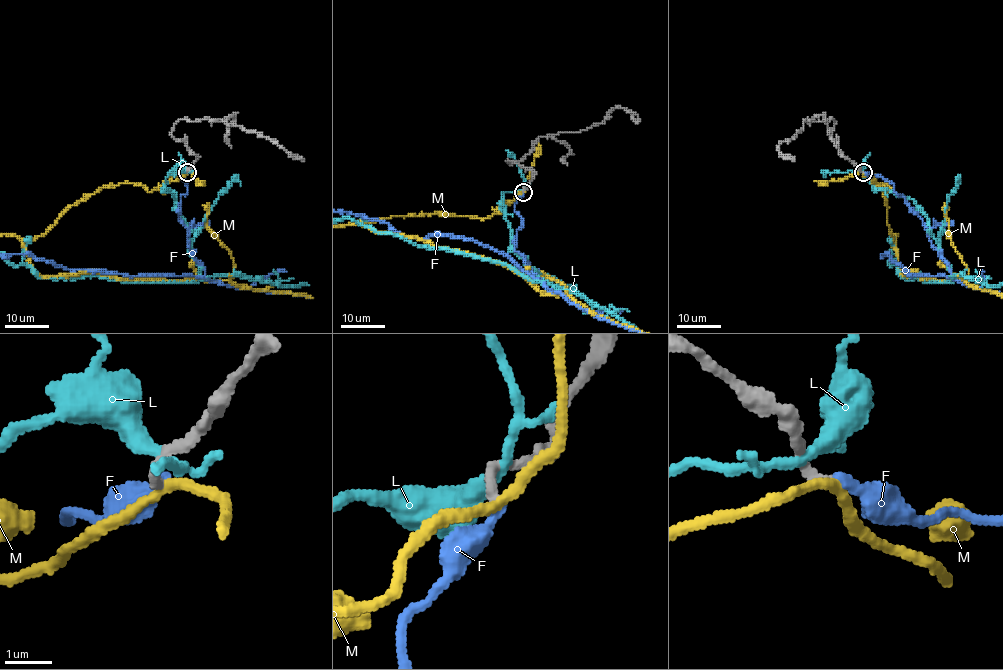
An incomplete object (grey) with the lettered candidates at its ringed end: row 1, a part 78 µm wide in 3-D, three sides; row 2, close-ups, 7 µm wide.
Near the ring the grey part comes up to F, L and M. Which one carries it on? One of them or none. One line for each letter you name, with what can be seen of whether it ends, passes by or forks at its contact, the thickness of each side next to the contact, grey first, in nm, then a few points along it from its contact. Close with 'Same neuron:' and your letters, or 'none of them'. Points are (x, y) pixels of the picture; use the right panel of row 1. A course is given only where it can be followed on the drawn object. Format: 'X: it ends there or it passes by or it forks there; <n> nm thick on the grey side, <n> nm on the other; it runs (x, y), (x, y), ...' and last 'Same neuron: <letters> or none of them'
Same neuron: none of them

